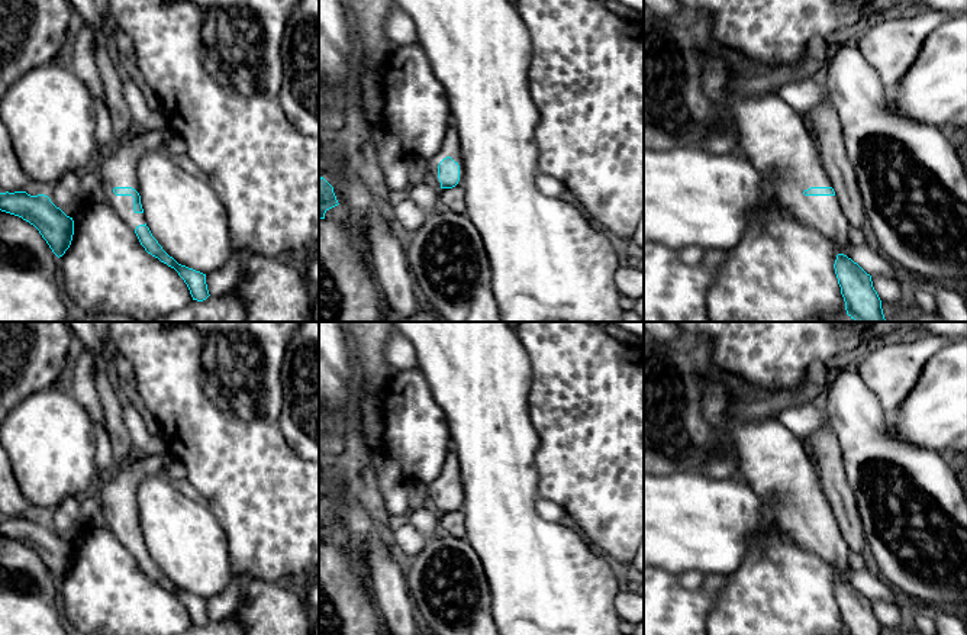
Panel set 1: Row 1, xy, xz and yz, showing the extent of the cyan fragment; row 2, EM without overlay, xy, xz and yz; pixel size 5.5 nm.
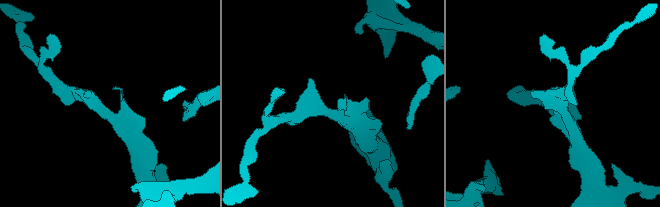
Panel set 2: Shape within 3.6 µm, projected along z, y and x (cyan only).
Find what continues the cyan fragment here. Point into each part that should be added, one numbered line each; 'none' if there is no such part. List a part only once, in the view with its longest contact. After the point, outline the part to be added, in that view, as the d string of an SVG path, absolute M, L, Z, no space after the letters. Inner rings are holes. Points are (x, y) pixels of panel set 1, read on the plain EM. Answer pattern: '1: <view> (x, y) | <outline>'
1: xy (118, 492) | M135 452L125 465L100 478L96 486L106 526L133 557L139 549L146 548L145 541L133 536L132 520L116 520L113 513L132 512L139 518L138 487L141 481L148 476L162 474L171 460L168 454Z

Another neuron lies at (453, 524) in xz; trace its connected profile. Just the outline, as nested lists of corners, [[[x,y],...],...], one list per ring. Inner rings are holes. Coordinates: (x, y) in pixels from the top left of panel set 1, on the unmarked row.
[[[461,510],[452,513],[441,513],[439,531],[455,538],[465,538],[465,516]]]

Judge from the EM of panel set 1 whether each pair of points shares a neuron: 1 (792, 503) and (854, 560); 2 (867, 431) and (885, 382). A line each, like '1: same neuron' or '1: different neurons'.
1: different neurons
2: different neurons

